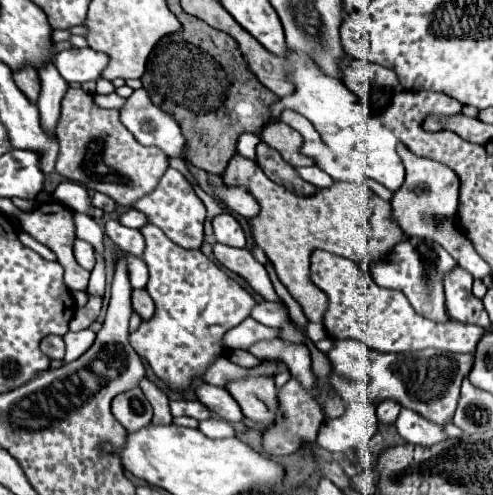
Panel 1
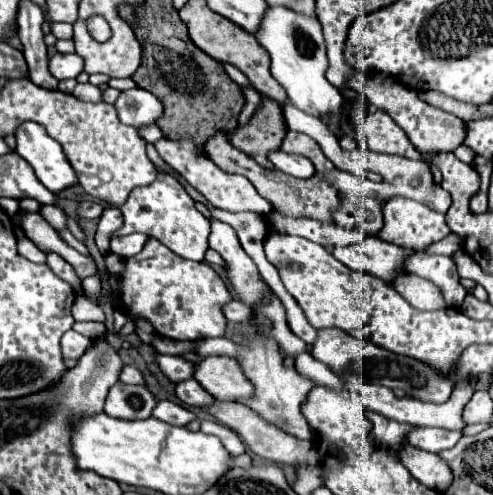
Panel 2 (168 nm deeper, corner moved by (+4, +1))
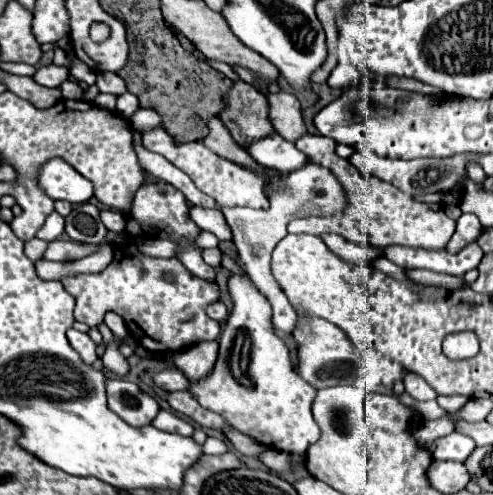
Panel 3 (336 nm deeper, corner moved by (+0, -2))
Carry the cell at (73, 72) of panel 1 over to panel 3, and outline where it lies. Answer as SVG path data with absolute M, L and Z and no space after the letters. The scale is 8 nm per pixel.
M42 66L36 70L36 74L32 76L36 80L36 84L40 86L46 86L46 88L58 88L66 78L68 78L68 70L62 68L62 66Z

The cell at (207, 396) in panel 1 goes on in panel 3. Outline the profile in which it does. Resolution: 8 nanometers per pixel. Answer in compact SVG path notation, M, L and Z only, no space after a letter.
M164 368L160 372L154 374L154 384L164 388L166 392L172 392L172 390L184 390L188 388L188 378L180 372L180 370L174 370L174 368Z

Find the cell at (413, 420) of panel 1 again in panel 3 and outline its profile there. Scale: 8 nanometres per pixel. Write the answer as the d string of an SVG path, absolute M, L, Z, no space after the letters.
M452 432L450 436L438 438L430 450L436 460L466 462L466 458L470 456L470 452L474 452L474 448L476 448L476 444L474 444L474 440L470 440L470 436Z

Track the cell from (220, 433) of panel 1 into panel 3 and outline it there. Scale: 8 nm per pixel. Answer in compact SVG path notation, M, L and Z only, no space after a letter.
M208 438L208 440L204 442L204 446L202 446L202 452L204 452L204 454L224 454L224 450L228 450L228 448L226 448L226 444L224 444L222 440L218 440L218 438Z

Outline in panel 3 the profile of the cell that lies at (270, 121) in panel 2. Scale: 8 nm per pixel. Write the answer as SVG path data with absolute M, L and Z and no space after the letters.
M234 82L224 102L226 110L222 110L218 118L240 146L246 146L248 142L270 136L274 132L268 120L266 96L254 90L254 86L246 82Z

